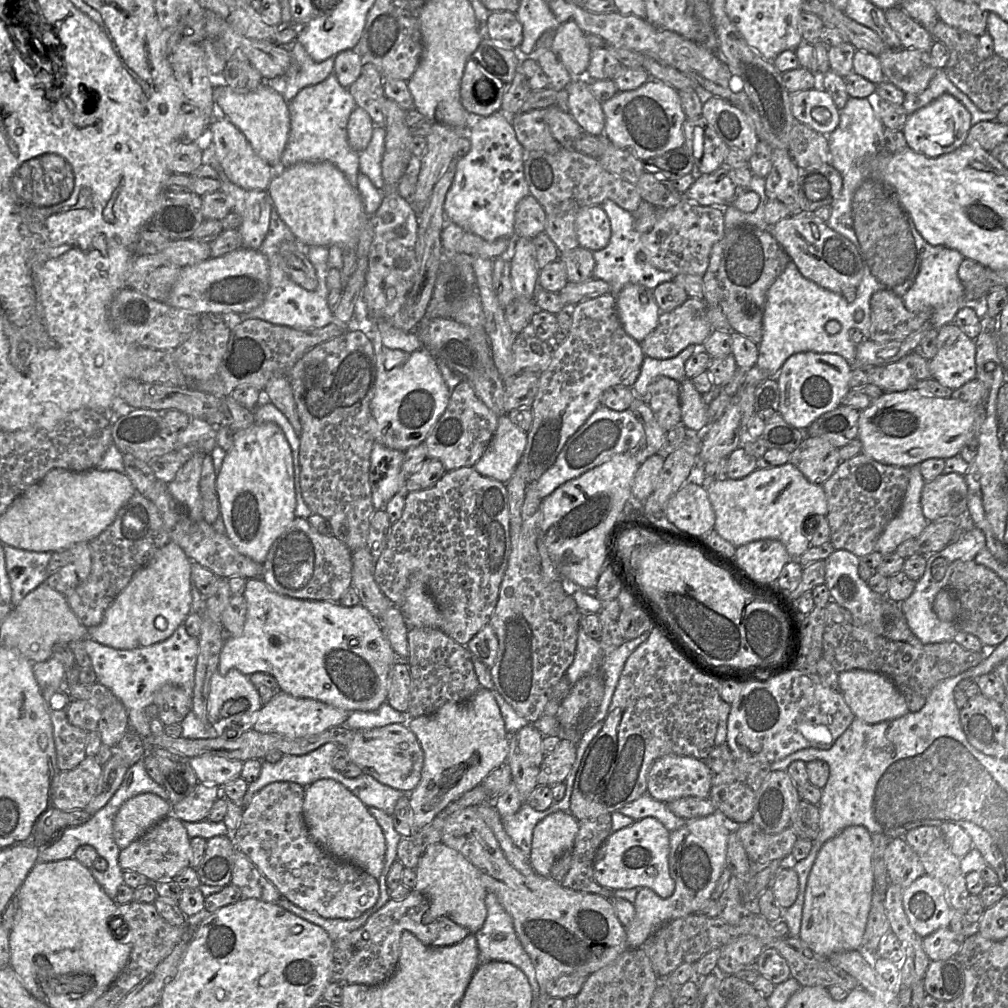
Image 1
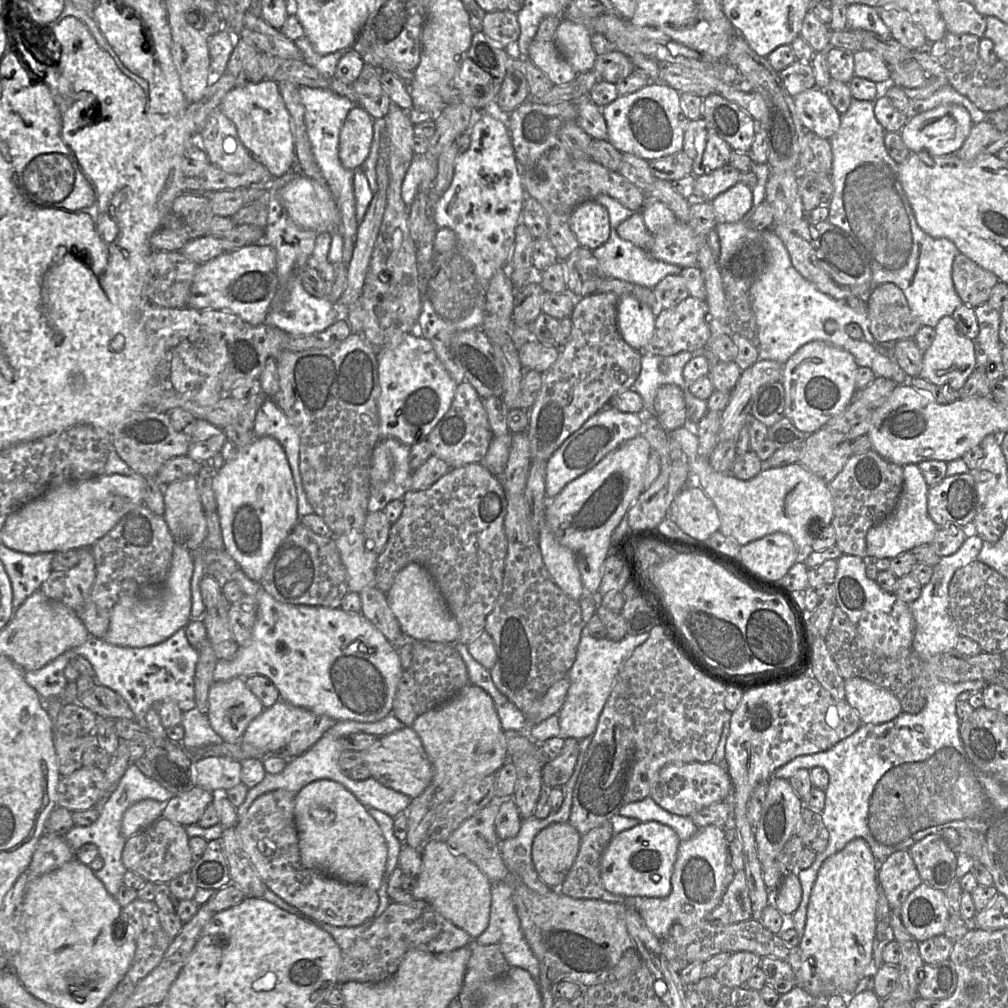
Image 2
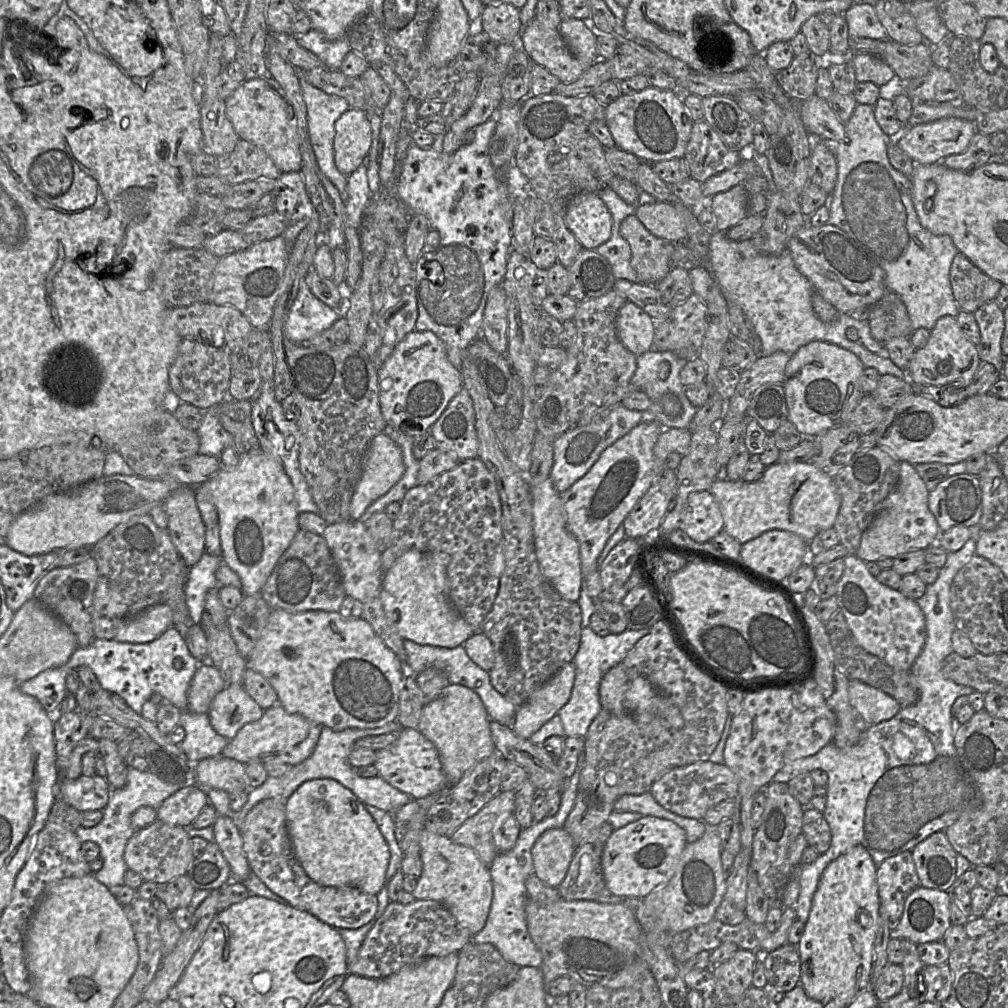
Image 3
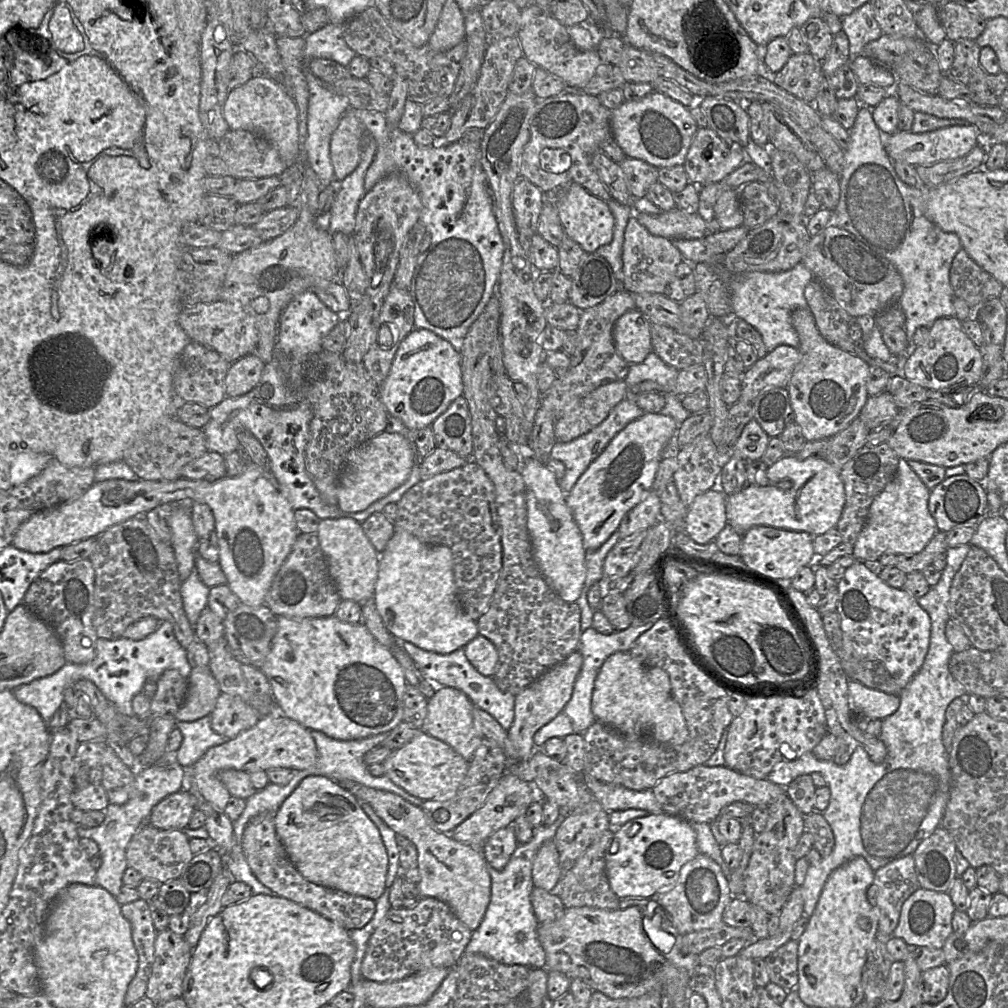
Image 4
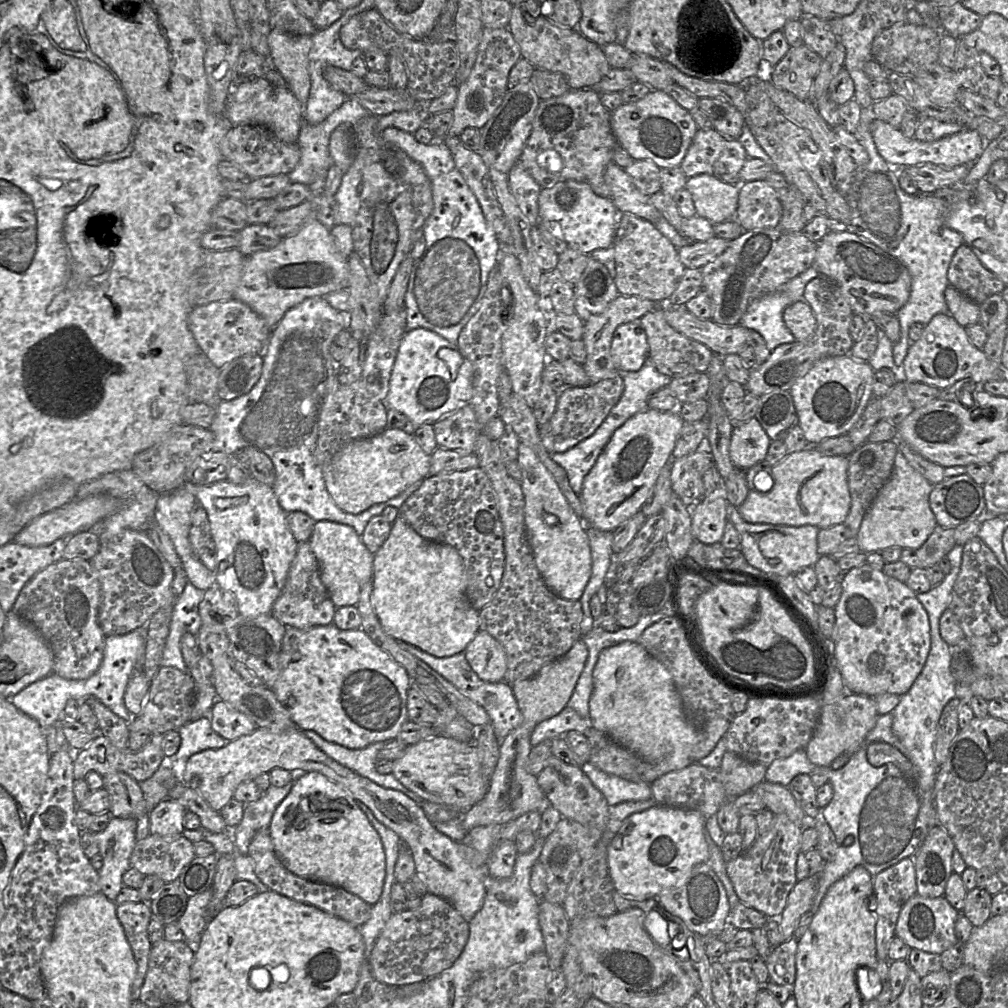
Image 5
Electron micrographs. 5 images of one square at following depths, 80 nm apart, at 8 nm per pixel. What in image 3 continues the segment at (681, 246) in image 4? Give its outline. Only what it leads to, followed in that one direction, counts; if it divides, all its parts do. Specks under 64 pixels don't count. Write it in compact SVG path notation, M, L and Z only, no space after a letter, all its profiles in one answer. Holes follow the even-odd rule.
M715 231L710 239L708 259L700 263L714 275L727 303L738 304L749 317L762 342L761 356L770 356L777 351L792 356L800 347L810 342L824 341L852 352L865 368L875 368L881 375L890 374L909 380L907 372L895 365L891 359L883 358L860 342L848 339L846 330L857 320L850 314L840 313L839 317L830 323L817 317L811 302L815 289L798 271L788 249L779 254L766 255L755 248L751 239L734 241L727 237L726 231Z

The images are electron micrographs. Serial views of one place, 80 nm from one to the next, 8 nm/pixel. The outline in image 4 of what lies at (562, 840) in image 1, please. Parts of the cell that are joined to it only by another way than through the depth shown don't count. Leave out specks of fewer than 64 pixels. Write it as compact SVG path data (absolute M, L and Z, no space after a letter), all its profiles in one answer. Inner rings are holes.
M553 840L546 841L535 855L532 866L534 887L551 891L562 879L559 853Z

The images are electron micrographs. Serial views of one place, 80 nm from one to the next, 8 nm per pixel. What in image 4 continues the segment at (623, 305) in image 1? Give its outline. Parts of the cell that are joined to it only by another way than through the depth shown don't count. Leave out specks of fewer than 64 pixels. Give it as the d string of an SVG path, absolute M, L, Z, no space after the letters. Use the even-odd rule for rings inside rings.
M639 310L620 316L613 327L617 351L630 364L642 363L652 350L651 322Z

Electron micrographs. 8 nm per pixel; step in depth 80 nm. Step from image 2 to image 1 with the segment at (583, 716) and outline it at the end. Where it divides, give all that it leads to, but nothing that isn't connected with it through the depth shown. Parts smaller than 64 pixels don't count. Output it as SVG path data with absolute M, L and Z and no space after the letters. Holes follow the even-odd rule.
M580 626L578 631L578 638L577 638L577 645L576 645L574 659L566 671L565 680L572 686L579 679L590 674L593 671L601 672L604 678L604 695L601 704L598 708L598 711L595 717L593 718L593 725L597 722L605 720L609 706L611 704L613 693L616 689L619 677L621 675L626 660L633 653L633 651L637 649L638 646L640 646L649 638L649 635L650 635L650 630L647 630L642 635L640 635L639 637L633 640L624 641L624 643L615 650L611 652L605 652L599 640L595 640L589 637L587 633L584 631L584 629L582 629Z

